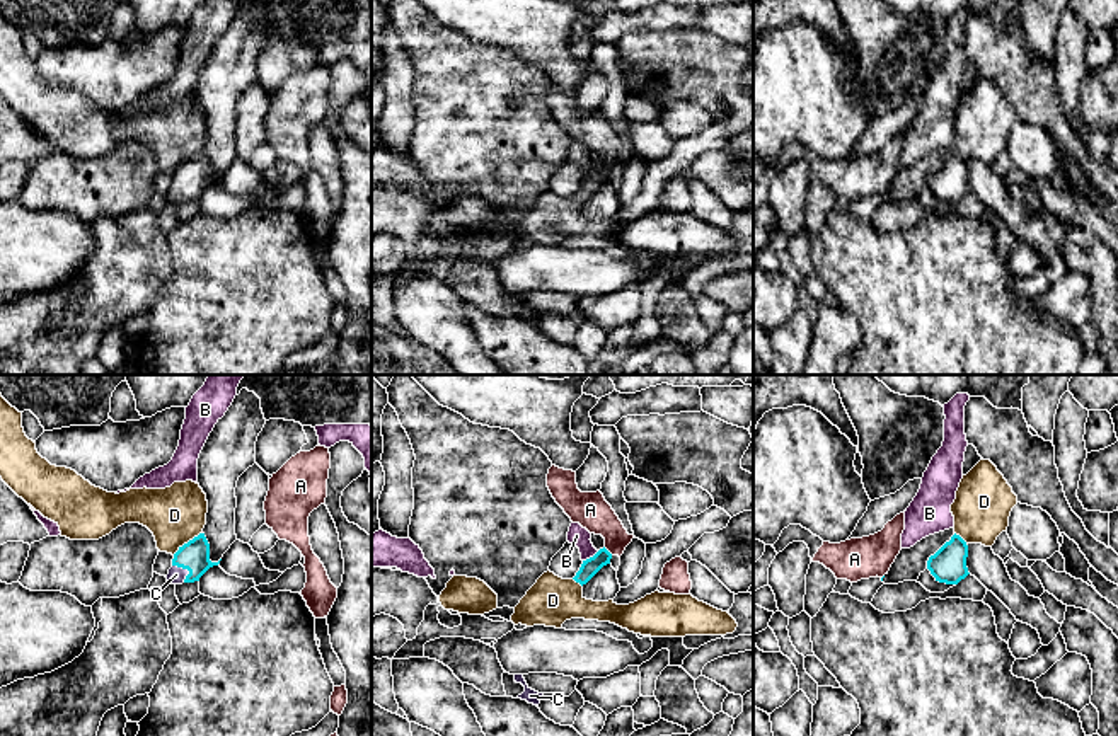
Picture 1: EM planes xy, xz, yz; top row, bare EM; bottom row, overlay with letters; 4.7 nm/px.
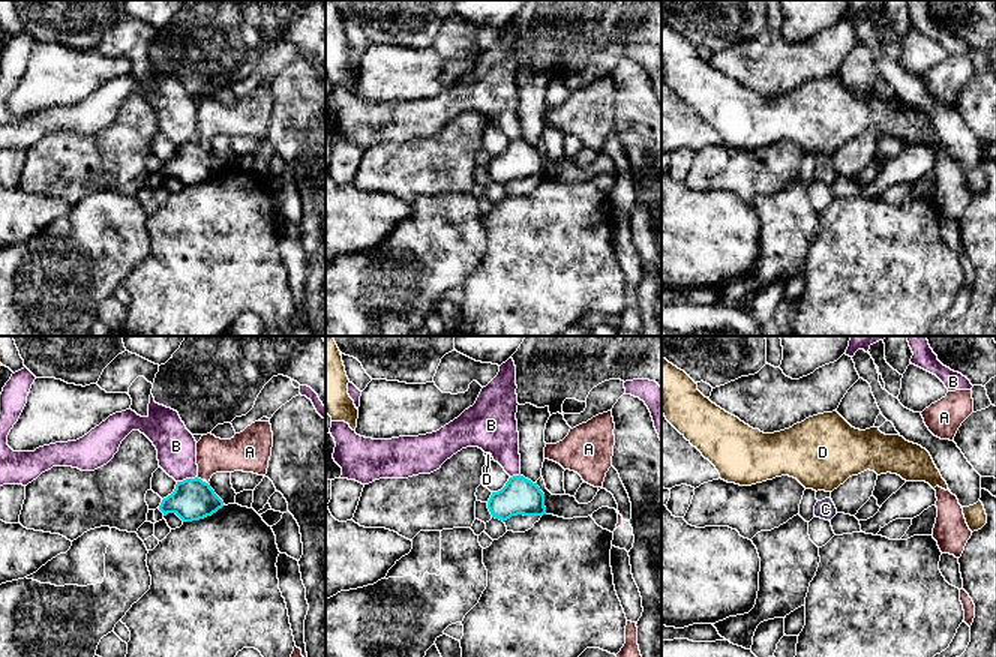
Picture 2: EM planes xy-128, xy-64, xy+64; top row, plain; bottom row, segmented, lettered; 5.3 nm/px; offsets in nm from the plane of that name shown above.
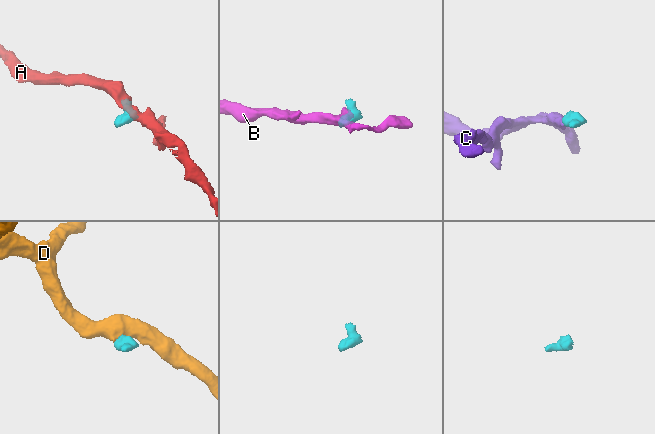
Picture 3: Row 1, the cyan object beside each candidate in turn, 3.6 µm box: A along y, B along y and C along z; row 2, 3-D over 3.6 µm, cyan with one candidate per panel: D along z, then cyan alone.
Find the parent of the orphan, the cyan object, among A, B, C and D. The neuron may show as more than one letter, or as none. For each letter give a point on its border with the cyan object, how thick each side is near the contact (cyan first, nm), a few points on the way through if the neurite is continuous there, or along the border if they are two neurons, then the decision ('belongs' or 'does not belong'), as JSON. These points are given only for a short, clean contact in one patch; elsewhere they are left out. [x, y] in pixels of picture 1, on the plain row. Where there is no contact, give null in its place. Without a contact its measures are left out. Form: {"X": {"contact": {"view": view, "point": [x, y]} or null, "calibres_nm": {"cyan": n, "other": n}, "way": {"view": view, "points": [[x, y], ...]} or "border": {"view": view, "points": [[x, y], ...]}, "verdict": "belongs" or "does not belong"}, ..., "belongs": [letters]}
{"A": {"contact": {"view": "xz", "point": [607, 169]}, "calibres_nm": {"cyan": 80, "other": 170}, "verdict": "does not belong"}, "B": {"contact": {"view": "xz", "point": [590, 176]}, "calibres_nm": {"cyan": 80, "other": 90}, "border": {"view": "xz", "points": [[599, 169], [583, 179]]}, "verdict": "does not belong"}, "C": {"contact": {"view": "xy", "point": [186, 186]}, "calibres_nm": {"cyan": 140, "other": 80}, "way": {"view": "xy", "points": [[195, 174], [186, 186], [176, 193]]}, "verdict": "belongs"}, "D": {"contact": {"view": "xy", "point": [188, 160]}, "calibres_nm": {"cyan": 140, "other": 280}, "border": {"view": "xy", "points": [[201, 150], [172, 172]]}, "verdict": "does not belong"}, "belongs": ["C"]}

